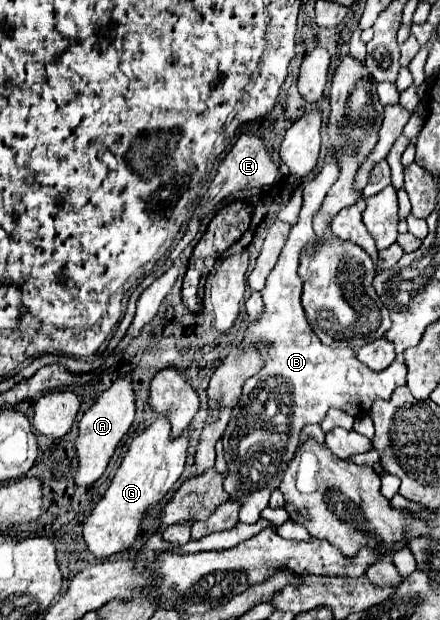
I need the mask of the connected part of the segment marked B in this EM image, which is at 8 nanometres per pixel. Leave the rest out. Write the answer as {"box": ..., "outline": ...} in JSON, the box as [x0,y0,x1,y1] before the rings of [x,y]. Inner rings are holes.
{"box":[222,155,408,523],"outline":[[[328,155],[322,171],[304,185],[304,205],[300,211],[300,221],[292,227],[280,259],[266,279],[266,287],[262,289],[264,311],[256,321],[250,323],[242,341],[242,347],[254,349],[262,349],[264,345],[268,345],[268,351],[262,353],[264,367],[260,369],[260,373],[252,375],[244,383],[236,413],[232,409],[232,419],[222,437],[224,459],[228,463],[228,477],[224,481],[224,489],[232,501],[240,503],[242,523],[256,523],[260,519],[260,513],[268,507],[272,491],[280,487],[282,475],[288,463],[294,459],[300,441],[298,437],[304,425],[322,423],[330,407],[336,407],[352,417],[362,417],[378,397],[390,399],[396,387],[406,385],[408,369],[402,359],[396,359],[388,369],[380,373],[370,371],[364,363],[356,359],[354,349],[332,349],[322,345],[304,317],[304,309],[300,303],[302,279],[296,273],[300,263],[300,251],[302,247],[308,247],[310,253],[314,249],[312,217],[320,209],[336,177],[336,157]],[[256,431],[272,433],[276,445],[272,445],[268,439],[252,443],[250,435]]]}

